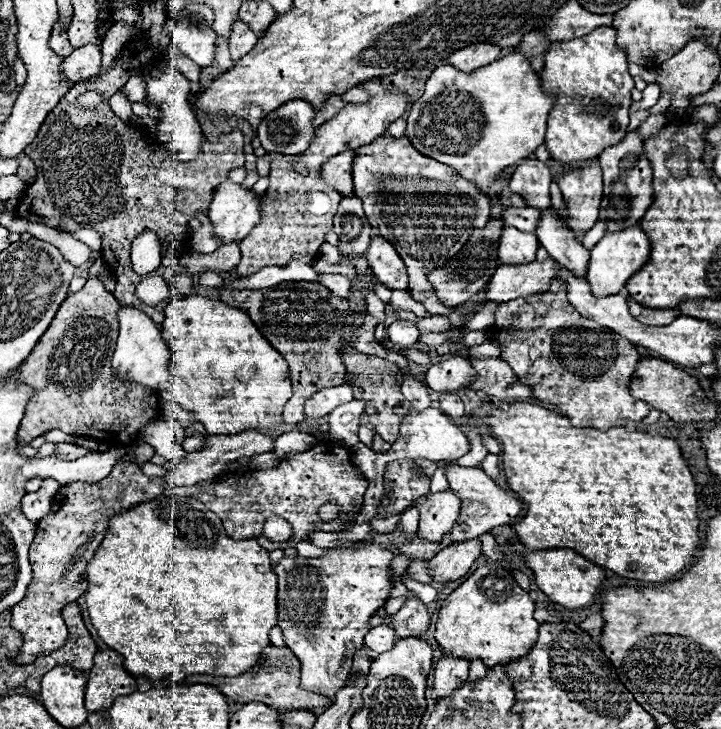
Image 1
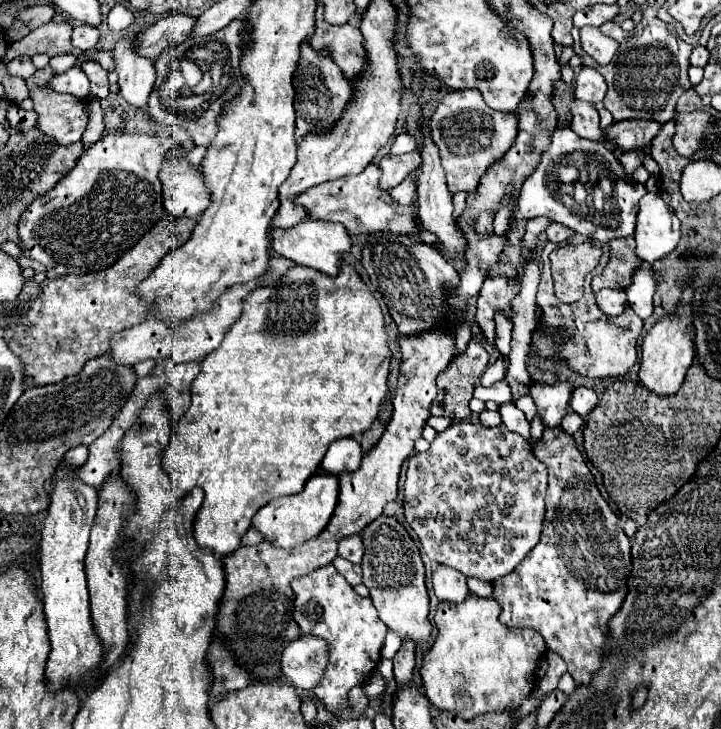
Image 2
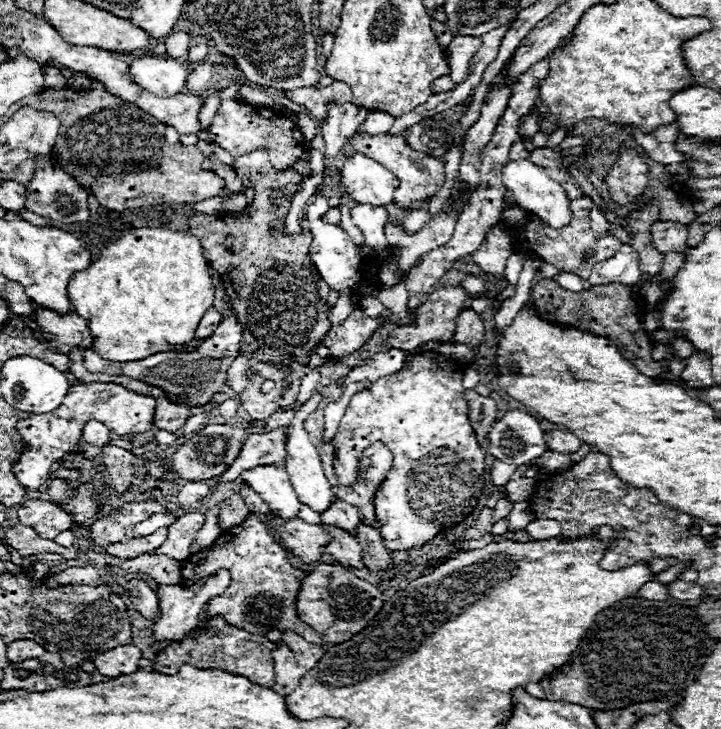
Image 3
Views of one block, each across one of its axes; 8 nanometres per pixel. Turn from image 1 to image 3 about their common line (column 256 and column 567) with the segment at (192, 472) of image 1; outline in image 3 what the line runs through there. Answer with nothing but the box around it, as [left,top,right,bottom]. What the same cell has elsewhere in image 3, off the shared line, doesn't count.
[544,430,580,454]

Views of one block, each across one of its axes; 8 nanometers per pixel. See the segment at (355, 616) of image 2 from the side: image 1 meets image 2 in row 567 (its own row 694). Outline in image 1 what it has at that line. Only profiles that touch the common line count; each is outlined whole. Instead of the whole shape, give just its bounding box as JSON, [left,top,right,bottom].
[274,528,440,700]

